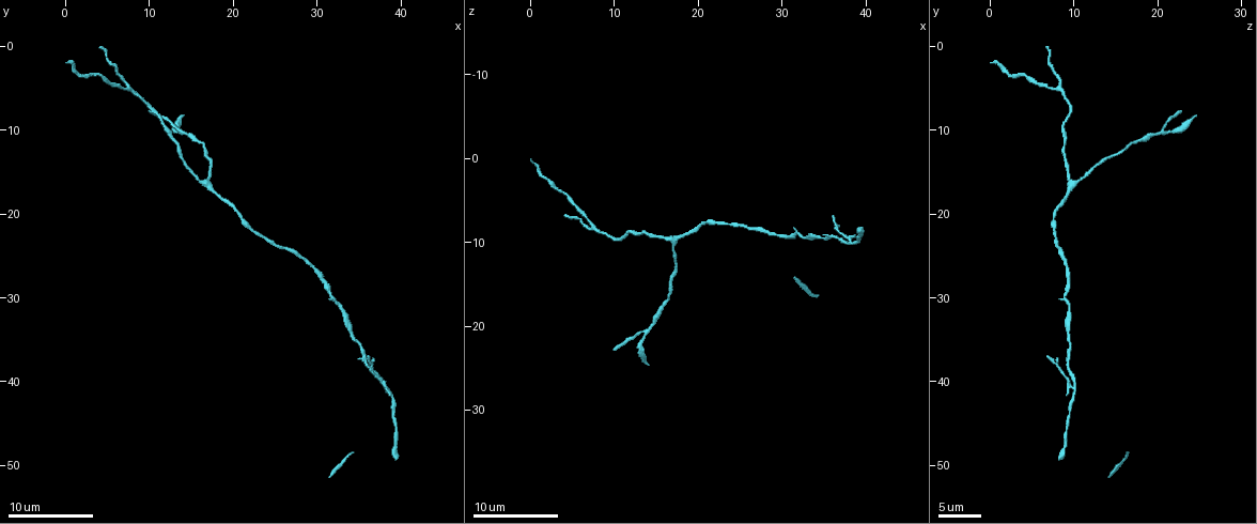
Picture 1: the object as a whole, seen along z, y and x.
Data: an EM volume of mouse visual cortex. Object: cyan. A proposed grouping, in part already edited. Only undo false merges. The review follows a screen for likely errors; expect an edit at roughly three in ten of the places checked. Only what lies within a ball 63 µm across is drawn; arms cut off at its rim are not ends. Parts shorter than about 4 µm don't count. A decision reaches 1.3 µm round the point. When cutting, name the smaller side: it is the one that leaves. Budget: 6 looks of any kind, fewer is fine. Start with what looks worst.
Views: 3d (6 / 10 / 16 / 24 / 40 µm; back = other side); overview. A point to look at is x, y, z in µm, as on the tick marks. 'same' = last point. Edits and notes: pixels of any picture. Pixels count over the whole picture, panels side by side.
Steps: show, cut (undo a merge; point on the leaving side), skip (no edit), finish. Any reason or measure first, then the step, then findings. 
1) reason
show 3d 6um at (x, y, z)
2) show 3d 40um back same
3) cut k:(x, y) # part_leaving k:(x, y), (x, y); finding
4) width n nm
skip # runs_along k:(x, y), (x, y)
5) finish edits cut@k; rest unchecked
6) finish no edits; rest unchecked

a fork
show 3d 16um at (16.8, 16.2, 10.2)

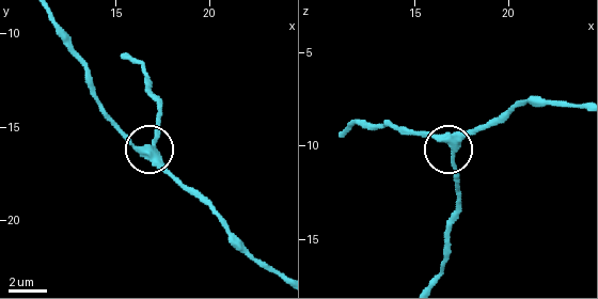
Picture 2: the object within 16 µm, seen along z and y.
show 3d 6um at (17.1, 16.2, 10.2)

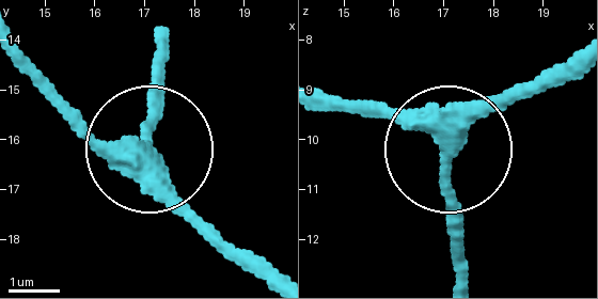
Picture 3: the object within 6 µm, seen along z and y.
side_arm 19 um
skip # runs_along 3:(559, 62), (496, 100), (449, 151), (457, 274); continuous, no second neuron

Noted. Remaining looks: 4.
branch point
show 3d 6um at (13.6, 10.2, 20.8)

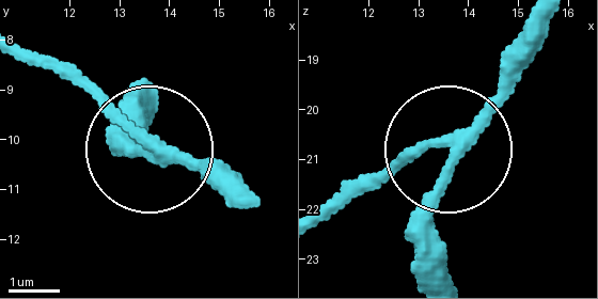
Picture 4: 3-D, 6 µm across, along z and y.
side_arm 5 um; arms 3
skip # one neuron here

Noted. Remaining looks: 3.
branch point
show 3d 10um at (7.6, 4.8, 7.8)

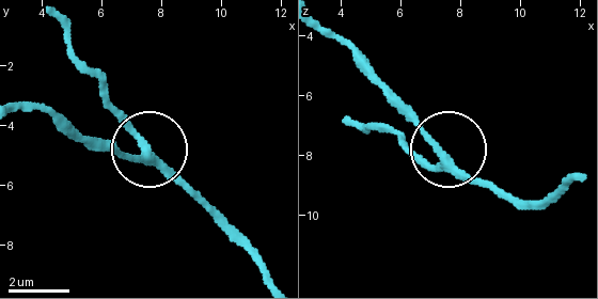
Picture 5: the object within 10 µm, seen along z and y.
skip # runs_along 5:(577, 176), (508, 199), (454, 160), (428, 166), (404, 145); all the same neuron

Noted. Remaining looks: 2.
finish no edits; rest unchecked

